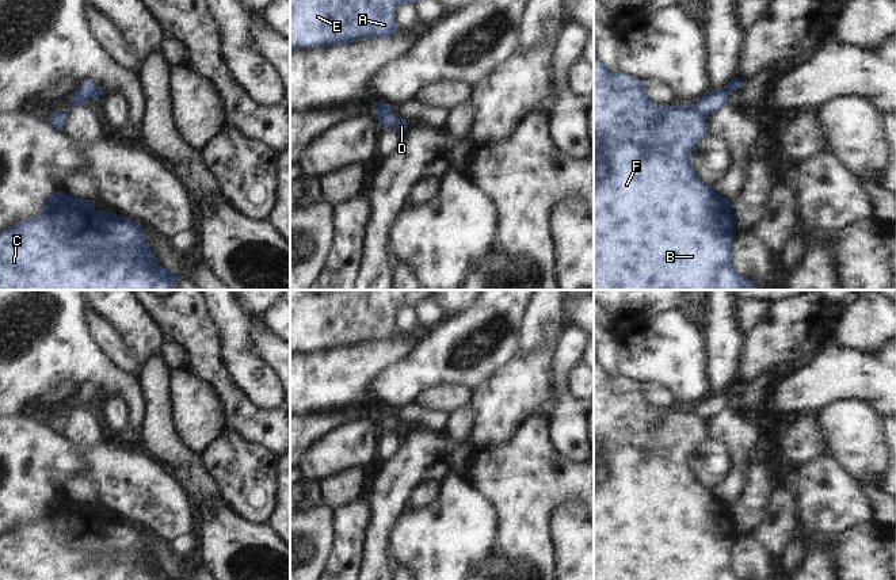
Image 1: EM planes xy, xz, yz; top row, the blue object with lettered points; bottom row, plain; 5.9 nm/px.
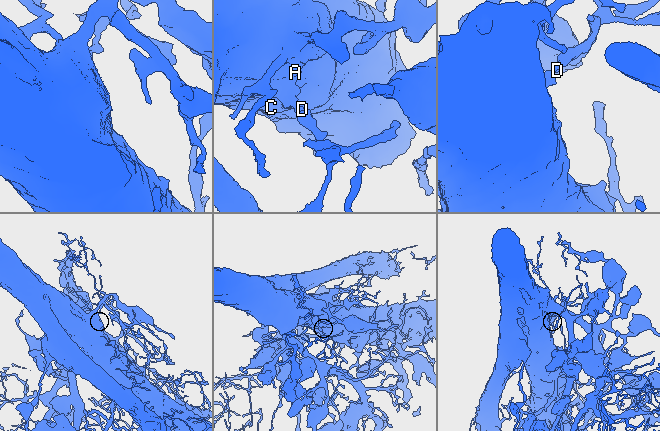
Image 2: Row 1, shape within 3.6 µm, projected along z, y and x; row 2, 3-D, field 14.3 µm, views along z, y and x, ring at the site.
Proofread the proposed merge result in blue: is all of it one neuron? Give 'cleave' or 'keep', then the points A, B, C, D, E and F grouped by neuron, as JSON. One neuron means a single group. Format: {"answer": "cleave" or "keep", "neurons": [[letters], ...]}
{"answer": "keep", "neurons": [["A", "B", "C", "D", "E", "F"]]}

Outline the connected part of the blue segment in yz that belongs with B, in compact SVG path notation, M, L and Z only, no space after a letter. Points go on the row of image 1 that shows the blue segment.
M594 43L594 290L756 290L752 281L740 276L731 264L733 217L728 198L705 186L691 167L691 152L708 137L708 117L728 106L729 95L741 85L741 77L733 77L724 91L709 91L693 106L661 107L647 98L645 83L637 76L610 72L595 54Z

